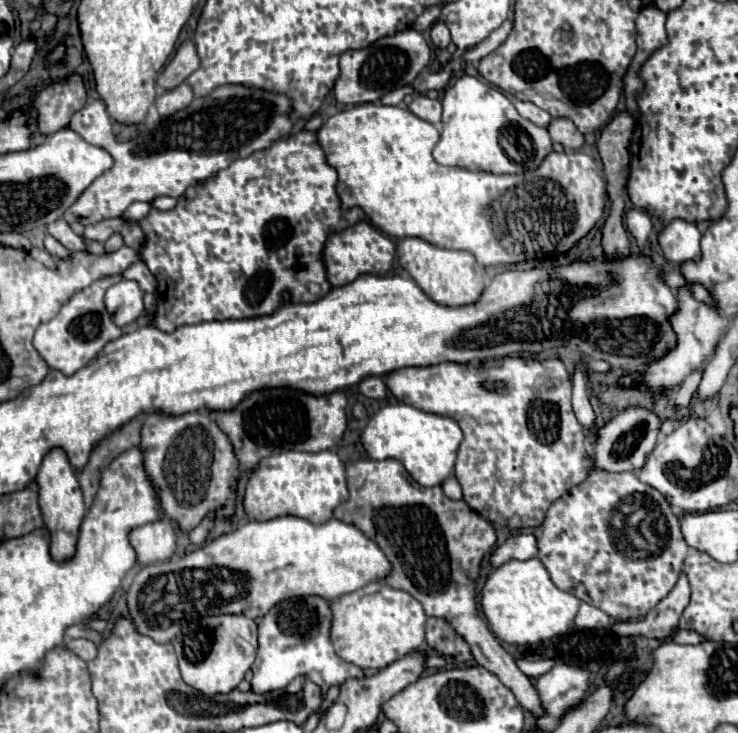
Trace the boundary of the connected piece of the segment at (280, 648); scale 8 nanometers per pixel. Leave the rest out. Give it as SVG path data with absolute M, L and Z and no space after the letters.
M302 596L282 600L272 608L258 624L258 654L252 666L252 690L254 692L270 692L274 688L286 686L292 678L304 674L316 682L322 692L330 686L340 686L348 678L360 678L364 672L344 662L336 656L334 646L330 644L330 624L332 624L332 610L330 602L322 596Z

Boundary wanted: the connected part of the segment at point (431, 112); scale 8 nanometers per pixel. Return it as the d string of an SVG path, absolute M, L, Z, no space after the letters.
M416 96L412 100L412 104L408 106L408 110L430 124L438 124L442 118L442 102L438 98L430 98L430 96Z

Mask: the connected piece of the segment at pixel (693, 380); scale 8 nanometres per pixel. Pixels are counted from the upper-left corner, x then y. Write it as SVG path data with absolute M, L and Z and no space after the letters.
M702 370L700 372L692 372L692 376L688 376L688 380L684 380L684 384L676 390L676 396L674 396L674 406L676 408L686 408L700 384L700 376L702 376Z

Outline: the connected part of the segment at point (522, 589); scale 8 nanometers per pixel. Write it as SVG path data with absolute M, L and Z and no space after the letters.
M538 558L510 560L496 568L482 588L482 610L490 630L508 644L538 644L566 634L578 614L580 600L560 590Z

